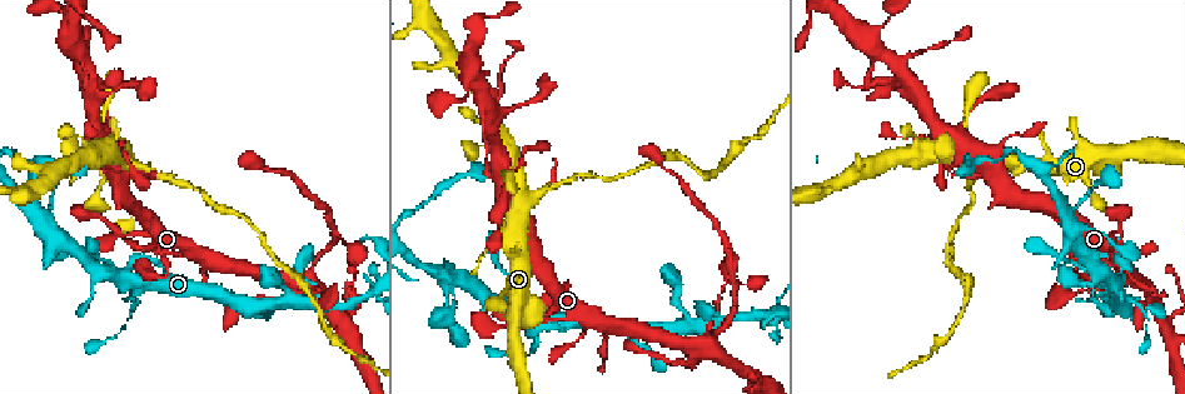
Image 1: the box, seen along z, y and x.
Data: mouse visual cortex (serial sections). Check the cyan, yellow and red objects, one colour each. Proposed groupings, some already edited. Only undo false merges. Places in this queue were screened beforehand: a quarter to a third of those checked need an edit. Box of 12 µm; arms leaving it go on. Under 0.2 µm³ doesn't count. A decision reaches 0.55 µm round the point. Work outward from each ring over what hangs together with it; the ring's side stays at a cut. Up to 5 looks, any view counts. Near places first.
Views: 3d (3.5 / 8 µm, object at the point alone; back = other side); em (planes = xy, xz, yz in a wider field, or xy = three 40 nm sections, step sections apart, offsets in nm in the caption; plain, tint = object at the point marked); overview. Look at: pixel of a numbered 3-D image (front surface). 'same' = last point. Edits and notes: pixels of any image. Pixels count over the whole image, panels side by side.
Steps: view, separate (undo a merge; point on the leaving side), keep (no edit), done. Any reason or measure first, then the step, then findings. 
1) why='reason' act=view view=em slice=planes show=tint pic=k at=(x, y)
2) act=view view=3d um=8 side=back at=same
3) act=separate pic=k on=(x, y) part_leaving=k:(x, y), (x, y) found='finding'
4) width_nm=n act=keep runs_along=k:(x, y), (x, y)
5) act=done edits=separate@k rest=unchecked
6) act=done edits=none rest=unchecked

why='three-way junction' act=view view=3d um=8 pic=1 at=(307, 275)

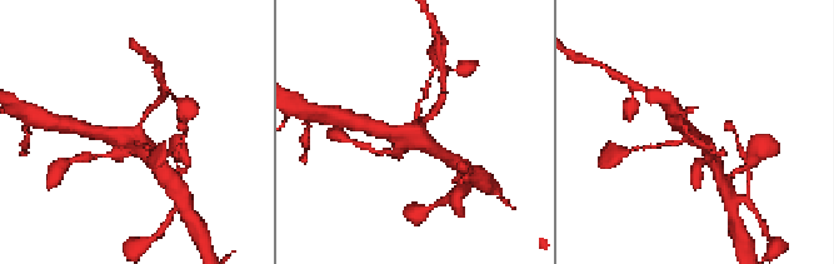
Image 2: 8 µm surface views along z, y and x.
why='shape alone is not enough' act=view view=em slice=planes show=tint pic=2 at=(409, 131)

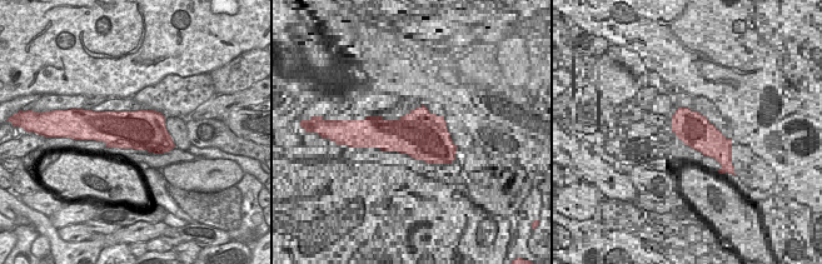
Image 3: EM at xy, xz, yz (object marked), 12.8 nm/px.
act=keep runs_along=2:(95, 130), (130, 135), (154, 157) found='one cell here'

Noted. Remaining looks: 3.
why='sudden change in width' act=view view=3d um=3.5 pic=1 at=(151, 169)

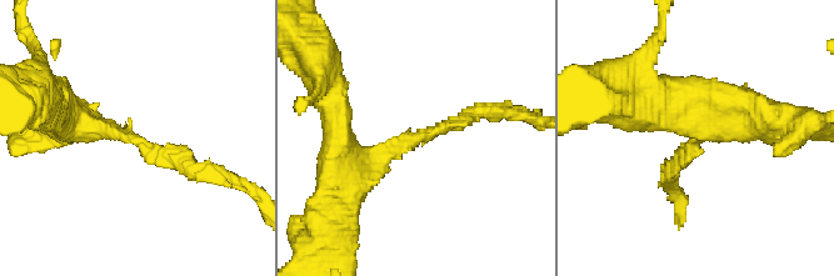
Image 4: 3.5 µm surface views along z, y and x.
arm_widths_nm=150,350 act=separate pic=4 on=(175, 157) part_leaving=4:(138, 142), (245, 189) found='two cells meet here'

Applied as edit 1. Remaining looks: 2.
act=done edits=separate@4 rest=unchecked

